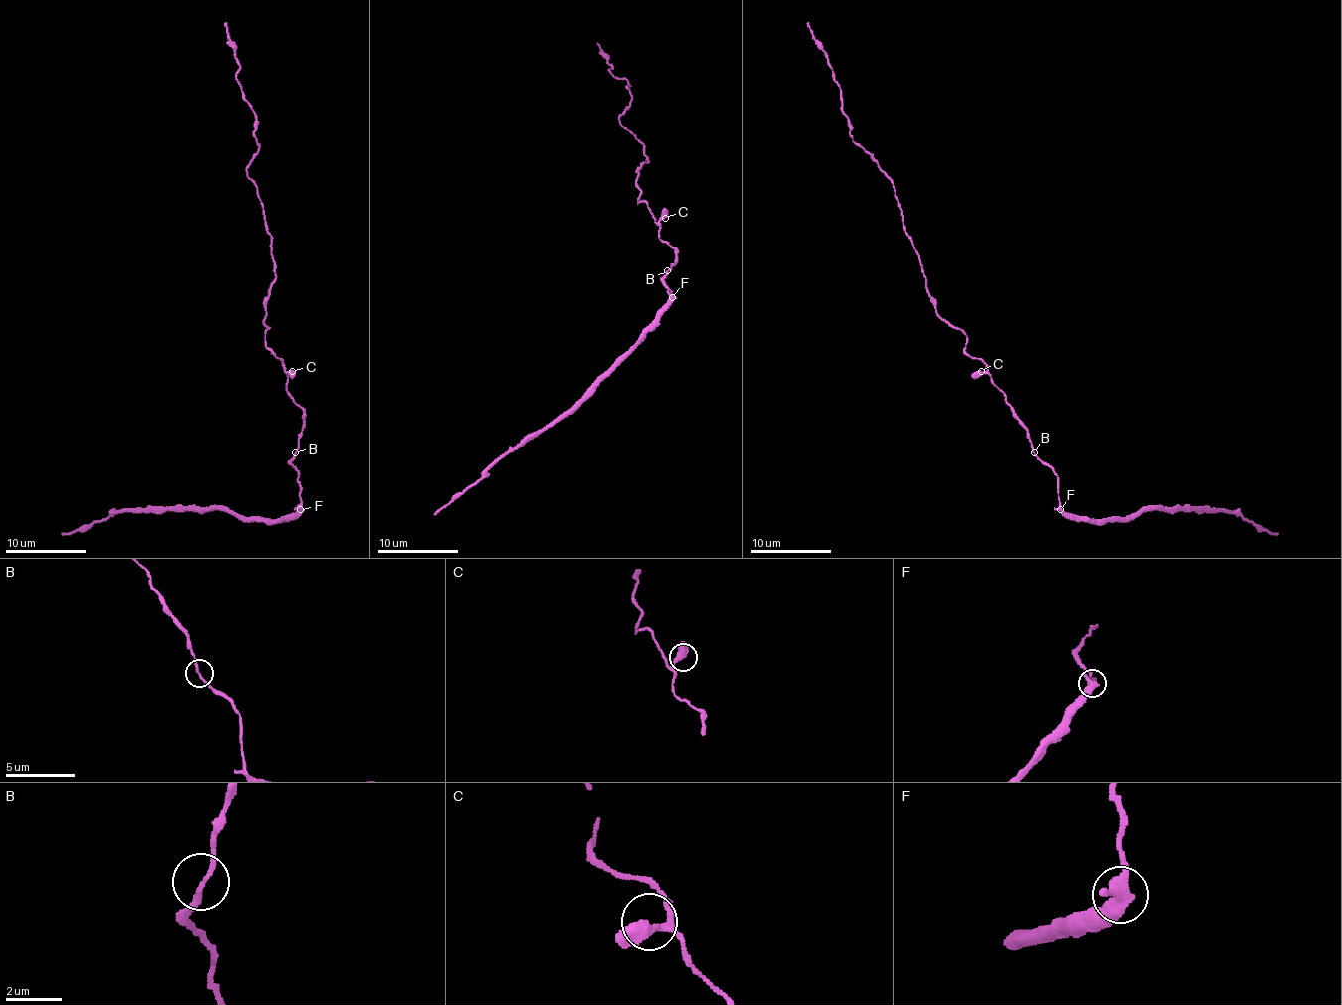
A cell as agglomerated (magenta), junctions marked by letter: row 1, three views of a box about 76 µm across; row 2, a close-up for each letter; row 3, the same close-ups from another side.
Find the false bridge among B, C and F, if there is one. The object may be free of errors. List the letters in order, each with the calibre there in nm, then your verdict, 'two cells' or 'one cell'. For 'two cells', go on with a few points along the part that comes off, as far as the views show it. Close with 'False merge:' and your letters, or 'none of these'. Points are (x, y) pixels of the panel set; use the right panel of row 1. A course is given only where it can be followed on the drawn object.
B: 150 nm thick; one cell
C: 420 nm thick; one cell
F: 420 nm thick; two cells; foreign part runs (1060, 510), (1094, 520), (1130, 520), (1148, 510), (1231, 510), (1269, 532), (1277, 532)
False merge: F

